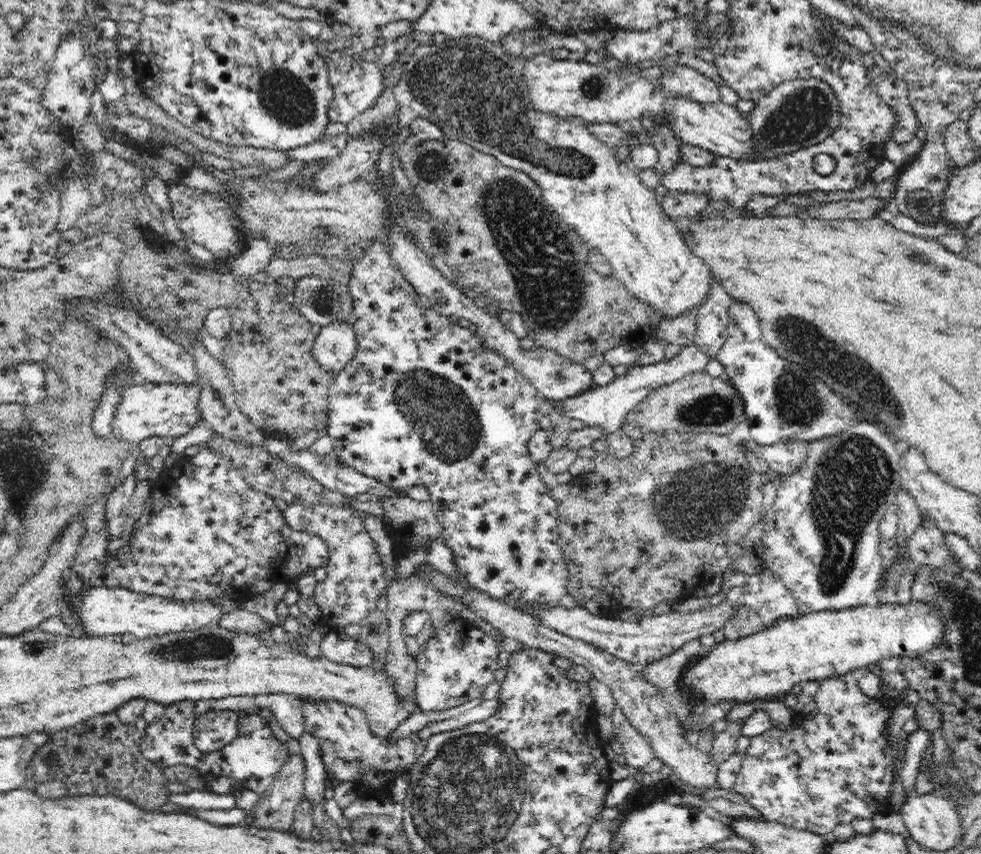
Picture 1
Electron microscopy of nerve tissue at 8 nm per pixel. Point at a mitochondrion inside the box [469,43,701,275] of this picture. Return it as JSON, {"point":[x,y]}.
{"point":[591,88]}

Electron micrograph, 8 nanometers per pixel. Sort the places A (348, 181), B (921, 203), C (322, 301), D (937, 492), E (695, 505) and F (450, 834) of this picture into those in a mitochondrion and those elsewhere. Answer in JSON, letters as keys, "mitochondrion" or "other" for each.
{"A":"other","B":"mitochondrion","C":"mitochondrion","D":"other","E":"mitochondrion","F":"mitochondrion"}

